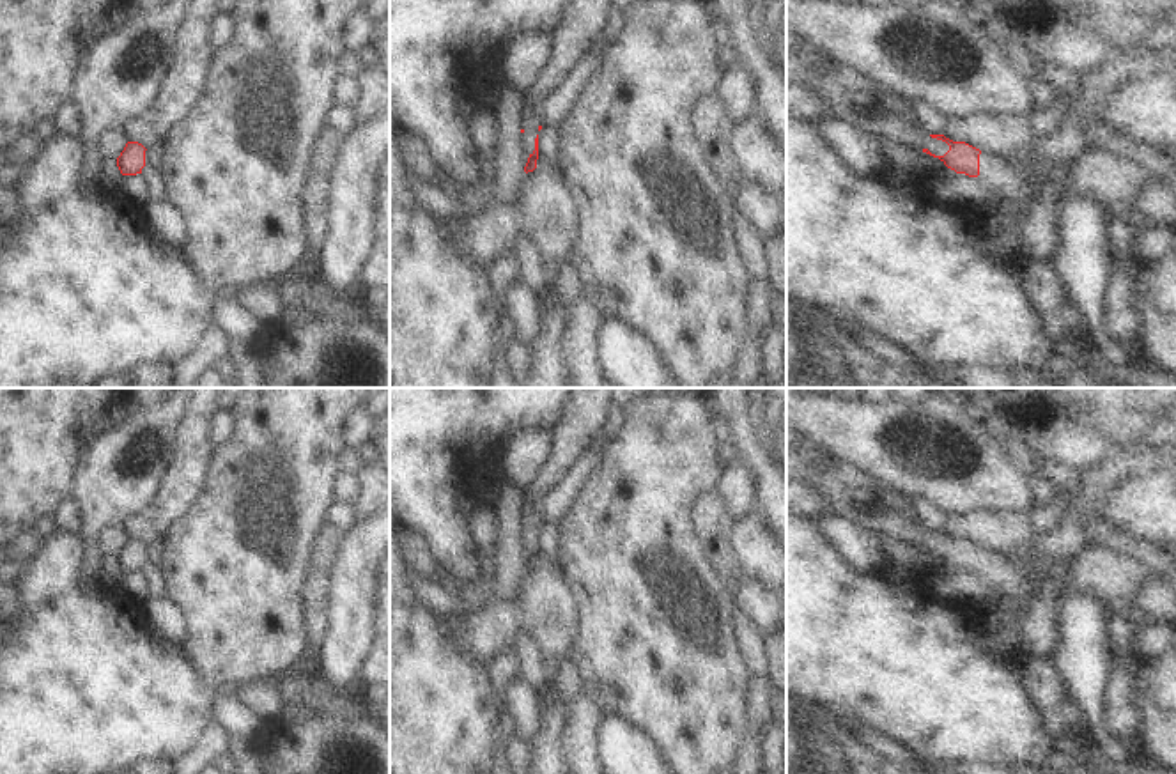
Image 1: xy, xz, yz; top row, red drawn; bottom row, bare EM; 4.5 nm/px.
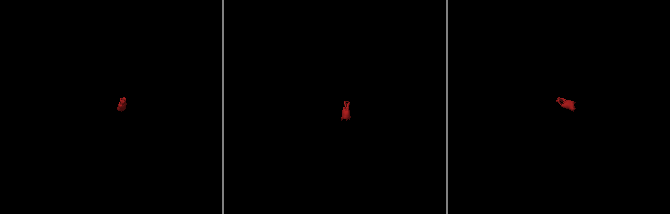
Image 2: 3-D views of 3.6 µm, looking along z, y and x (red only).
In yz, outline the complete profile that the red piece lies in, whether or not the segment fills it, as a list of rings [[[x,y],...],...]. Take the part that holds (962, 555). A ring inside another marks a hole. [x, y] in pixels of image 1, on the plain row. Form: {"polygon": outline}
{"polygon": [[[824,455],[818,473],[808,482],[827,498],[836,515],[871,533],[884,531],[903,542],[914,542],[939,554],[956,570],[978,574],[1013,597],[1031,600],[1040,590],[1011,561],[994,551],[981,549],[965,538],[953,538],[944,531],[928,531],[909,496],[854,464]]]}

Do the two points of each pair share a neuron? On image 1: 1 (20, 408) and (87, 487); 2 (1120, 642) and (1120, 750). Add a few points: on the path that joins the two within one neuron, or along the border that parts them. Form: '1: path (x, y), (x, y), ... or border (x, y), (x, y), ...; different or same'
1: border (91, 436), (80, 454), (68, 493); different
2: border (1109, 619), (1109, 647), (1114, 661); different

